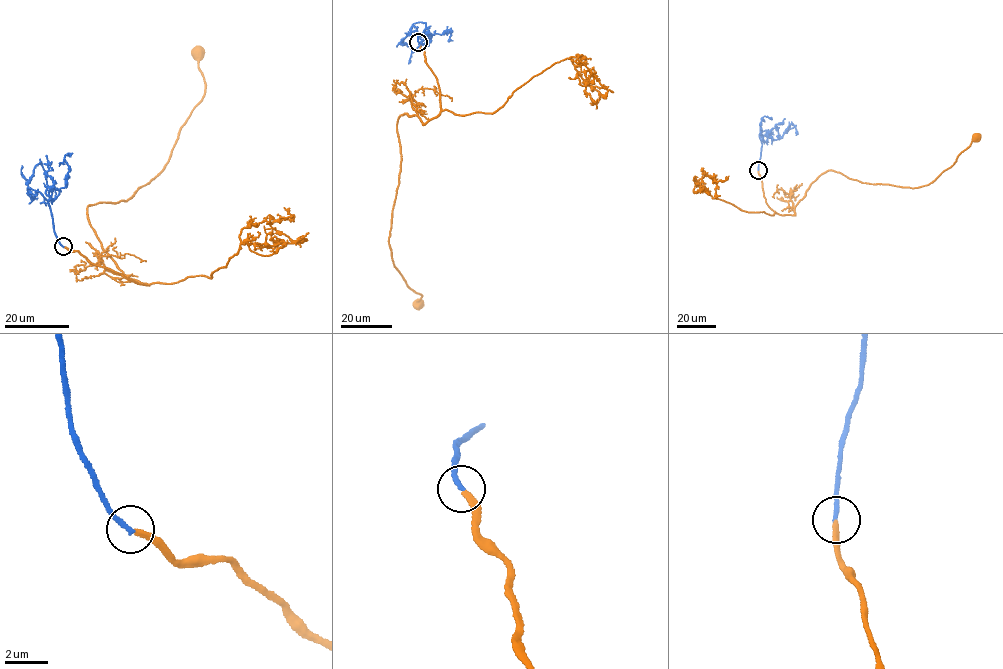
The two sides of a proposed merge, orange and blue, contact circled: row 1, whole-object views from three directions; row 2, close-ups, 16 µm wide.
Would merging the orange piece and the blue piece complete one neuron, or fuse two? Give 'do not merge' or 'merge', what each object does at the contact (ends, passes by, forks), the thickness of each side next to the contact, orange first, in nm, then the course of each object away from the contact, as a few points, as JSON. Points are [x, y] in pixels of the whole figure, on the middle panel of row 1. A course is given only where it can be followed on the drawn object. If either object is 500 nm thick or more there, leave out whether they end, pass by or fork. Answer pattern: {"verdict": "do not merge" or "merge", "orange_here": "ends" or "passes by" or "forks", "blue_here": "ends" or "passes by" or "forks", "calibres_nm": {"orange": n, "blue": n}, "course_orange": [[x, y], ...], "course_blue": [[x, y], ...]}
{"verdict": "do not merge", "orange_here": "ends", "blue_here": "ends", "calibres_nm": {"orange": 240, "blue": 220}, "course_orange": [[418, 42], [441, 106], [425, 123], [398, 119], [389, 239], [394, 265], [422, 295], [417, 303]], "course_blue": [[418, 42], [425, 23], [414, 23], [403, 38], [402, 42], [411, 48], [410, 63]]}

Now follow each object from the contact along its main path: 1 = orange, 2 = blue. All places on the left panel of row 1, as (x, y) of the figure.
1: (63, 246), (149, 284), (117, 267), (91, 227), (87, 207), (126, 200), (169, 161), (206, 87), (196, 53)
2: (63, 246), (47, 200), (28, 187), (28, 194), (31, 198), (28, 185), (34, 167), (40, 163), (48, 176)

